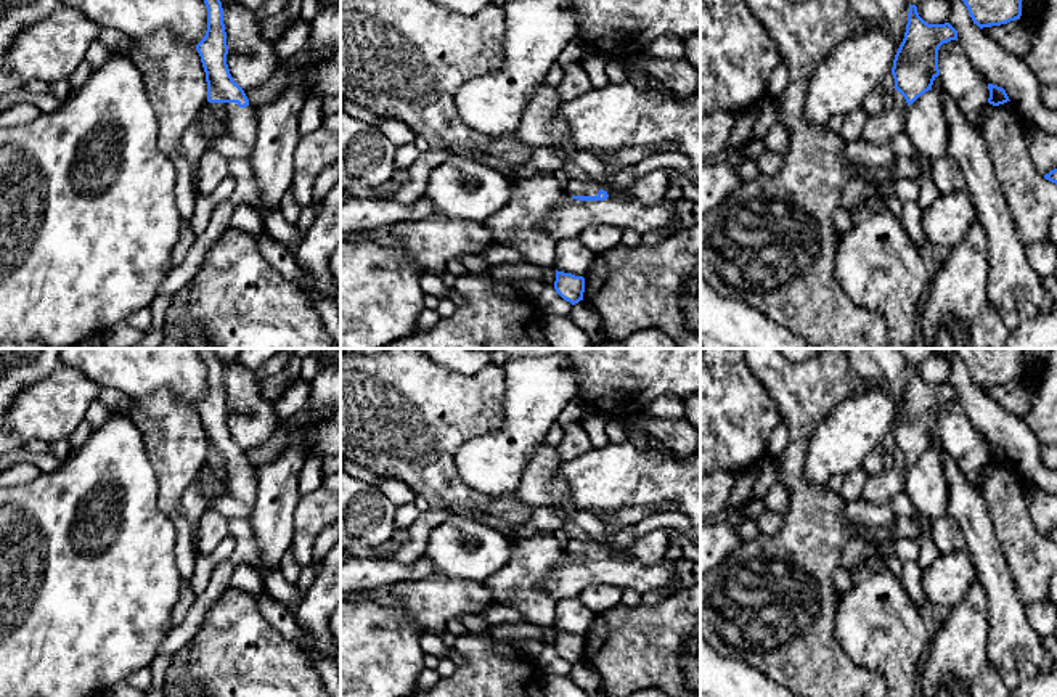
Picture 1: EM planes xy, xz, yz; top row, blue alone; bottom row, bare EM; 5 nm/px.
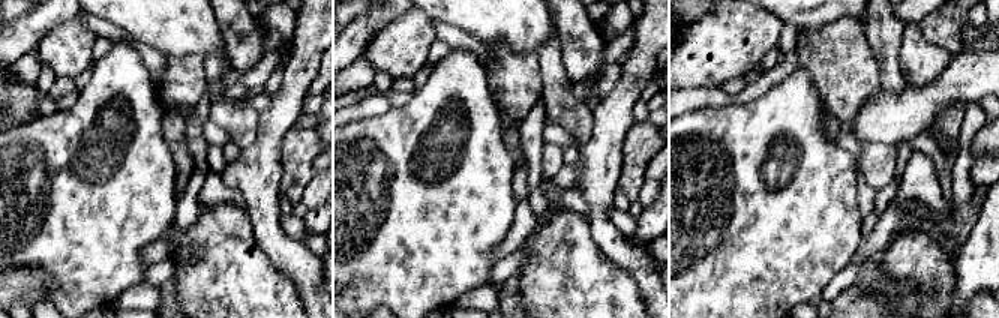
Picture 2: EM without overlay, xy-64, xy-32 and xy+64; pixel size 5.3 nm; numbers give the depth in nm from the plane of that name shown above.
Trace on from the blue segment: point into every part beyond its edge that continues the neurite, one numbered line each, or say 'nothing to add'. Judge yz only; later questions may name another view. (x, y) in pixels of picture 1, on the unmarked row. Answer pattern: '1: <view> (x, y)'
1: yz (879, 490)

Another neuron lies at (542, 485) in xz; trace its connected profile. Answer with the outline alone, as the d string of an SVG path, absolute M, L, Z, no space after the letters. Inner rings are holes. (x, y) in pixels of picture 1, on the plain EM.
M545 442L532 453L516 490L530 509L562 507L569 512L575 511L569 485L559 475L561 463L556 448L548 446Z

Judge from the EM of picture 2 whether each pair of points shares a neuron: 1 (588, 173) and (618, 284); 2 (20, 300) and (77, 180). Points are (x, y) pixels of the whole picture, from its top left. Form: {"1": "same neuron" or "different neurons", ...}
{"1": "different neurons", "2": "different neurons"}

